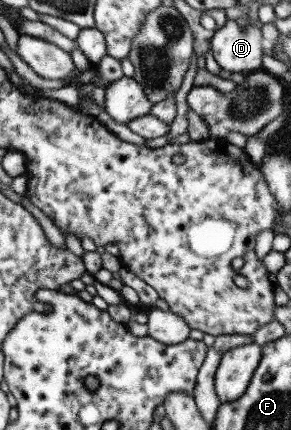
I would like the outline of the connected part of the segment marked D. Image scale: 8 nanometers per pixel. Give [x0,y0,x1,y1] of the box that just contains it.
[209,18,268,73]

